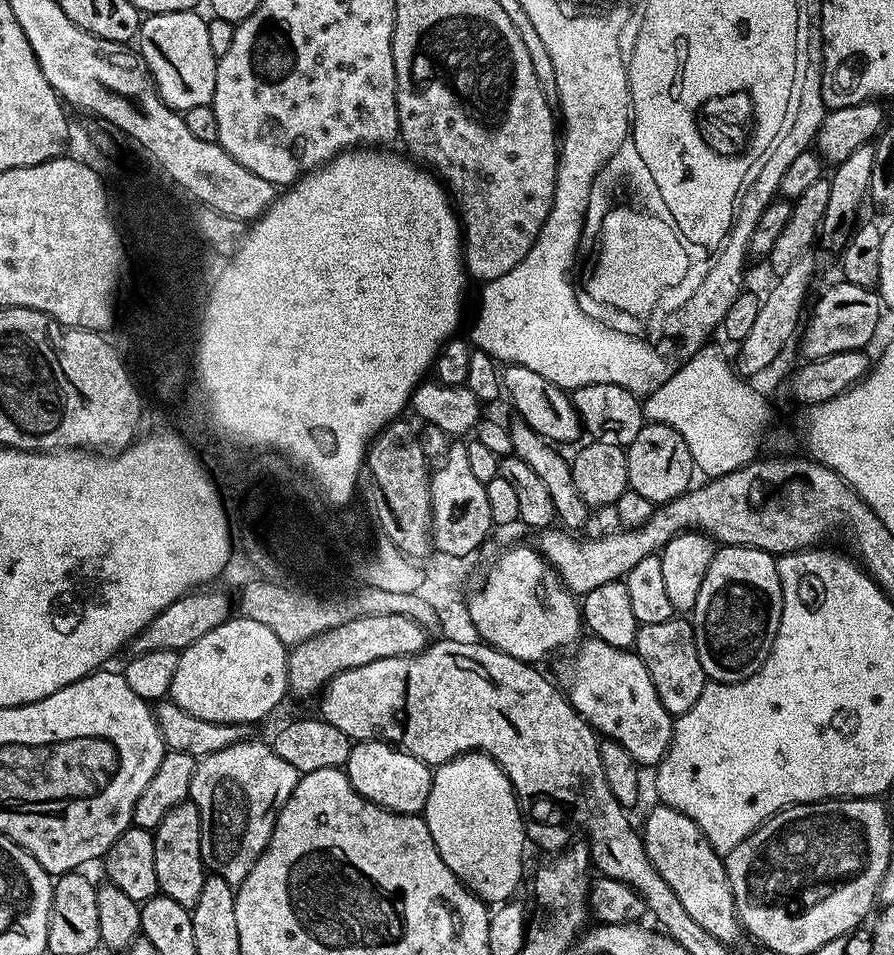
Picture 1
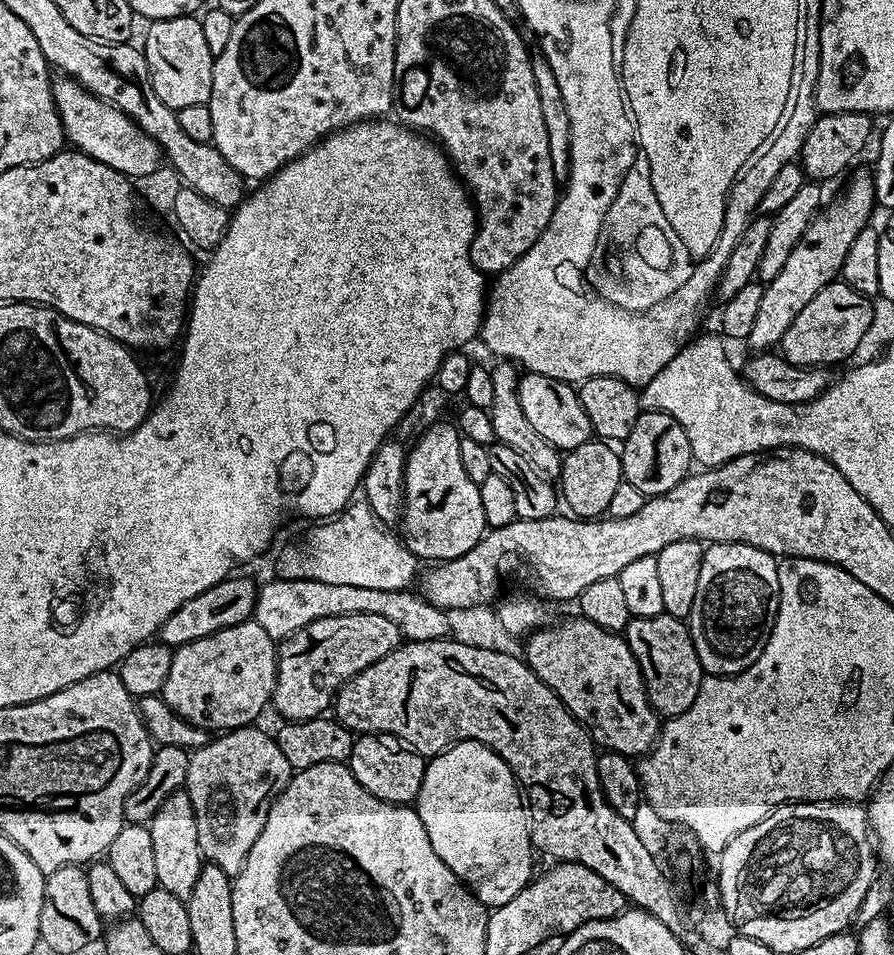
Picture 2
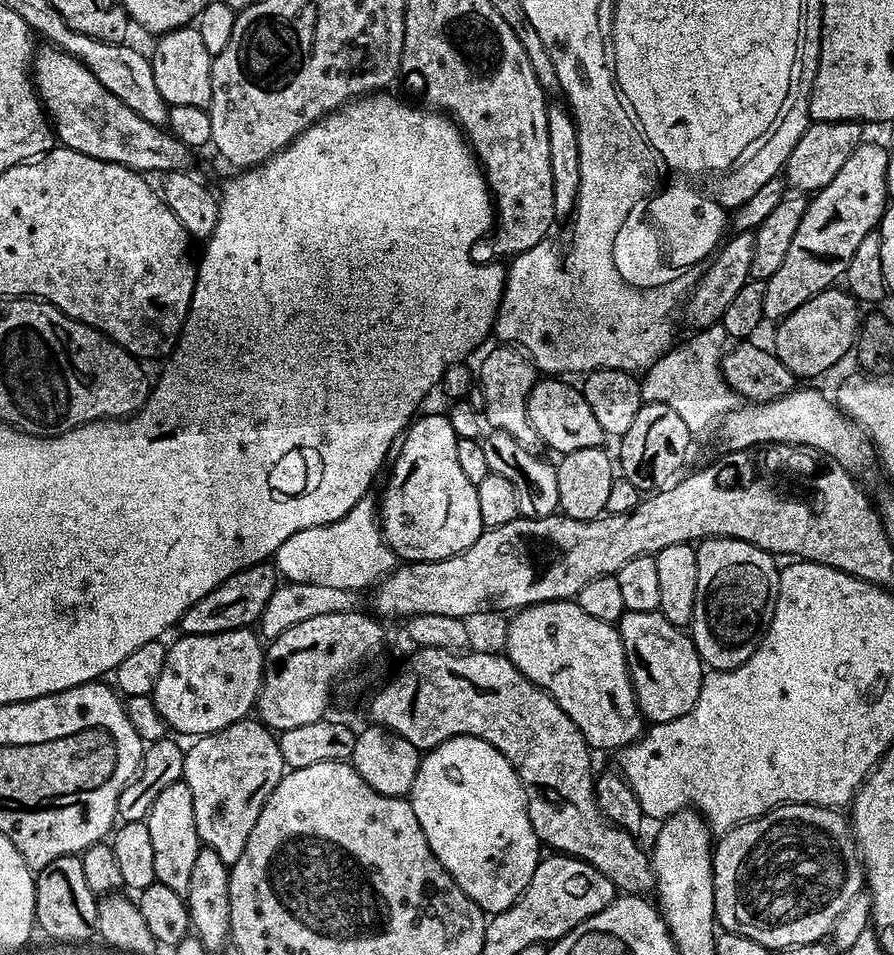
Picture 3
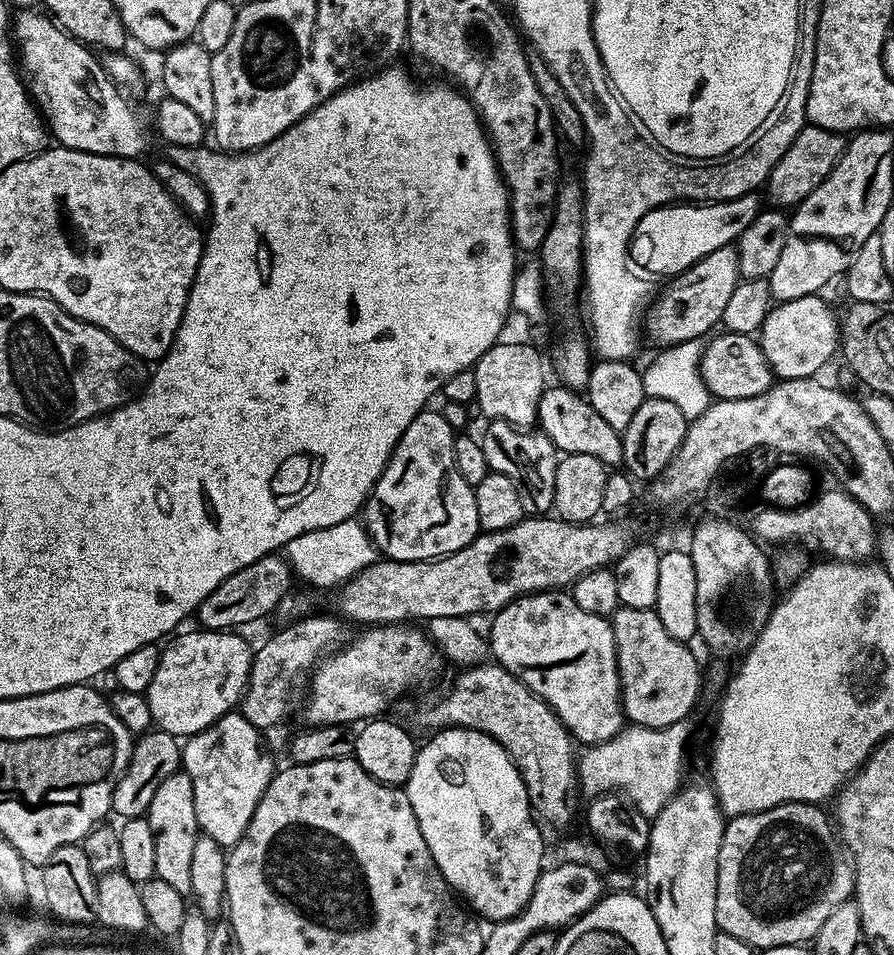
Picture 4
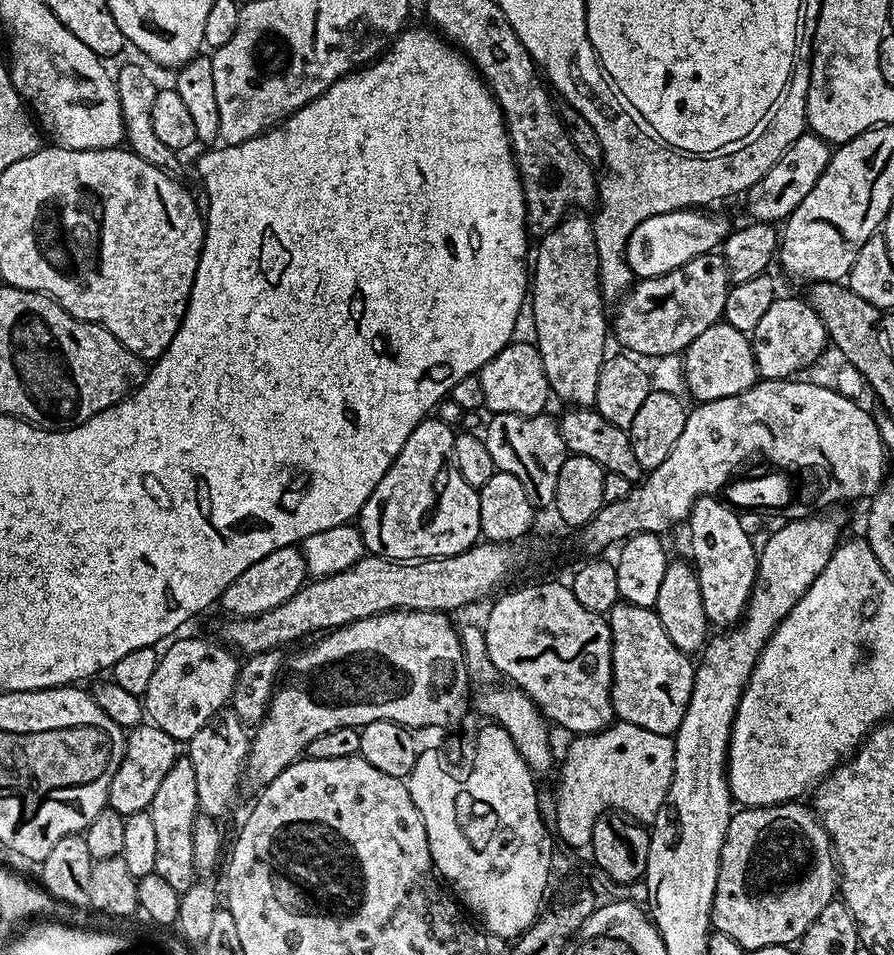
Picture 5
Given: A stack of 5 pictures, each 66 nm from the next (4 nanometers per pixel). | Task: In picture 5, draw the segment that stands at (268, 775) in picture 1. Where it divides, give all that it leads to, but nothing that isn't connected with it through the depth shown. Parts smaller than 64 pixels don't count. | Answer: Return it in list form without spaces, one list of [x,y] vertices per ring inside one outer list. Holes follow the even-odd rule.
[[[225,706],[219,712],[215,712],[210,722],[206,722],[206,726],[202,726],[202,730],[198,730],[198,734],[194,734],[194,738],[187,741],[186,755],[190,766],[194,766],[194,783],[198,785],[198,802],[203,815],[223,818],[235,806],[236,795],[240,792],[240,776],[242,780],[246,772],[249,747],[249,729],[240,721],[238,714],[234,714],[230,706]]]

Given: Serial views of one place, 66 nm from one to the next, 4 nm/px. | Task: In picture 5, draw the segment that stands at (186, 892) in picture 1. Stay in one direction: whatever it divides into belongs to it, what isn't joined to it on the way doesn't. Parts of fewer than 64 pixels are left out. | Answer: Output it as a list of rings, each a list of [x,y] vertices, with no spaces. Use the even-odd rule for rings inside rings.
[[[177,755],[174,766],[170,766],[170,771],[166,774],[166,778],[162,778],[162,786],[158,786],[158,791],[154,793],[154,802],[150,802],[147,812],[150,814],[152,821],[154,821],[155,852],[158,853],[156,861],[154,861],[156,872],[165,880],[166,883],[168,883],[168,885],[174,886],[174,890],[178,890],[180,893],[190,890],[190,886],[196,883],[198,879],[196,871],[194,870],[194,818],[200,812],[200,803],[198,802],[198,785],[194,783],[194,766],[190,766],[187,755]]]

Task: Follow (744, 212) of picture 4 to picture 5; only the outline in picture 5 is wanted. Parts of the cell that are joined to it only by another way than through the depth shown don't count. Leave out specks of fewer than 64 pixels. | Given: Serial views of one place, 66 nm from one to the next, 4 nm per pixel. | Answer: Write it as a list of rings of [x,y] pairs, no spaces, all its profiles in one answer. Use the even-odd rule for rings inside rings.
[[[673,210],[659,212],[642,221],[628,235],[625,246],[625,258],[633,277],[661,276],[686,262],[698,258],[698,254],[715,252],[723,245],[730,231],[728,220],[724,216],[707,216],[704,210]]]

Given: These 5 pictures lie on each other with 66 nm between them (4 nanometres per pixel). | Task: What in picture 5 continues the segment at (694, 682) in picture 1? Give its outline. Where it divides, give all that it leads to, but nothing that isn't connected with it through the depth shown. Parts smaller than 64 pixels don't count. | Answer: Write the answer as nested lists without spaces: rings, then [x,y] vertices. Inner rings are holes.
[[[627,602],[616,604],[606,613],[608,622],[608,629],[612,635],[612,710],[613,713],[623,723],[633,724],[634,726],[642,726],[642,730],[650,730],[659,736],[672,736],[678,730],[678,726],[682,722],[682,718],[688,709],[690,702],[690,694],[694,690],[694,678],[696,677],[696,670],[694,667],[694,660],[691,655],[682,650],[678,650],[678,646],[674,646],[674,642],[670,642],[670,634],[666,634],[666,630],[662,630],[662,622],[658,618],[655,610],[650,608],[643,608],[642,606],[634,606]]]

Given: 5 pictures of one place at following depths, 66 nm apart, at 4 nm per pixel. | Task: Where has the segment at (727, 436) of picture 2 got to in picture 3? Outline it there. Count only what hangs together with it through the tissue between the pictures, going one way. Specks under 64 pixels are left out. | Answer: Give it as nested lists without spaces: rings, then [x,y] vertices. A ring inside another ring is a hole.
[[[720,322],[699,329],[682,344],[677,343],[664,352],[645,371],[641,379],[640,395],[645,403],[662,402],[682,417],[694,434],[711,426],[714,420],[724,417],[739,407],[740,398],[726,383],[720,370],[720,358],[728,344],[728,337]]]

